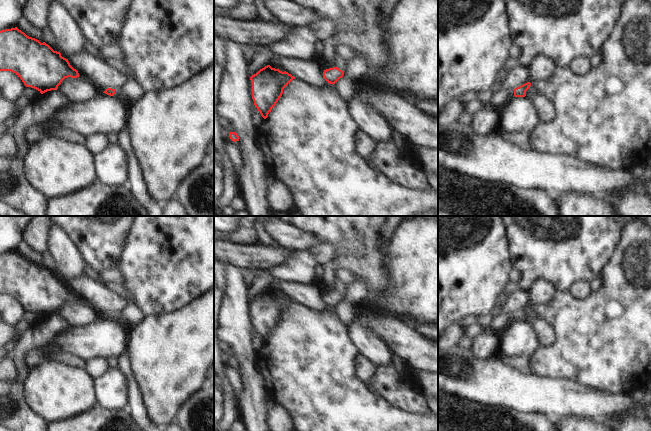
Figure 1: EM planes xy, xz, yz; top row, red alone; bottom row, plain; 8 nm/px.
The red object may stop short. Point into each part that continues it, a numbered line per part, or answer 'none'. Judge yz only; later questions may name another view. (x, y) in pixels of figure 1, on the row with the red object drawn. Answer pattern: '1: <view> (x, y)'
1: yz (500, 99)

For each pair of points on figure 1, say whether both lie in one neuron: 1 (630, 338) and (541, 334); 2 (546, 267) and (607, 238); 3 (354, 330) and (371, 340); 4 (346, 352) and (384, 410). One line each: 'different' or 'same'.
1: different
2: same
3: same
4: same

